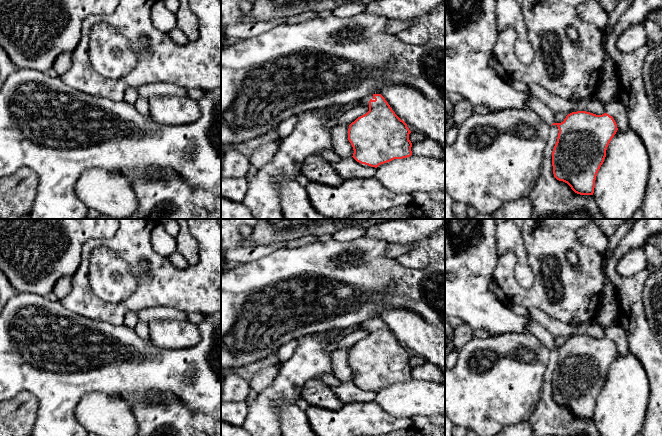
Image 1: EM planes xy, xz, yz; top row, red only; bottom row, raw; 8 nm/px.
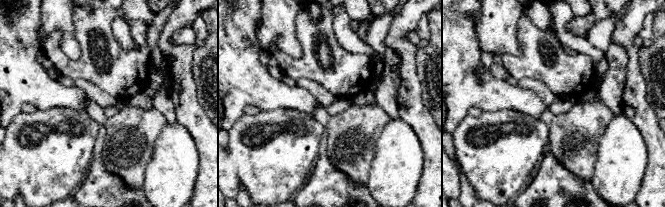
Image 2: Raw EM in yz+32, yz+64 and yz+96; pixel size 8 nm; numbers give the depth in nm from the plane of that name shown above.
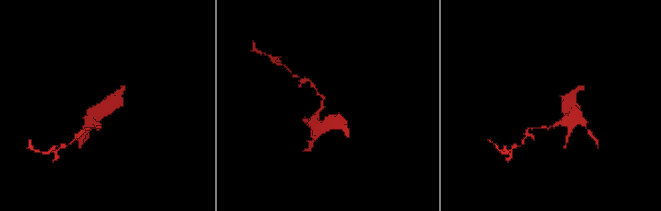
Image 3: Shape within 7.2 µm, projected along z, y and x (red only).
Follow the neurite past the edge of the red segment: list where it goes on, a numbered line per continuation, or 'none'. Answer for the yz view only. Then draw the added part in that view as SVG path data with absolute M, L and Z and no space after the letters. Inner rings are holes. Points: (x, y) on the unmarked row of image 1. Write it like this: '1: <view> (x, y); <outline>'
1: yz (545, 337); M532 319L532 321L526 326L526 331L536 336L539 341L550 350L553 347L556 347L555 337L536 320Z

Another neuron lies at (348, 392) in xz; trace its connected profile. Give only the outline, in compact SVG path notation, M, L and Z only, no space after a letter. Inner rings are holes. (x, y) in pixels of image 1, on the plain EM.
M345 381L337 385L330 386L343 404L354 402L372 402L376 398L375 391L361 388L353 381Z

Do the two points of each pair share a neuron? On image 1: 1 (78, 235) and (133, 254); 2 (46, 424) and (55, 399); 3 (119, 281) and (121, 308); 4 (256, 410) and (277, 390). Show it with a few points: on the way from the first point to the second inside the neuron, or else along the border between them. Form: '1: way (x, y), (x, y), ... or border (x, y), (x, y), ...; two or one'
1: border (114, 234), (87, 240), (80, 260); two
2: way (52, 418), (55, 415), (55, 405); one
3: border (138, 285), (117, 302), (98, 297); two
4: way (261, 406), (272, 395); one

